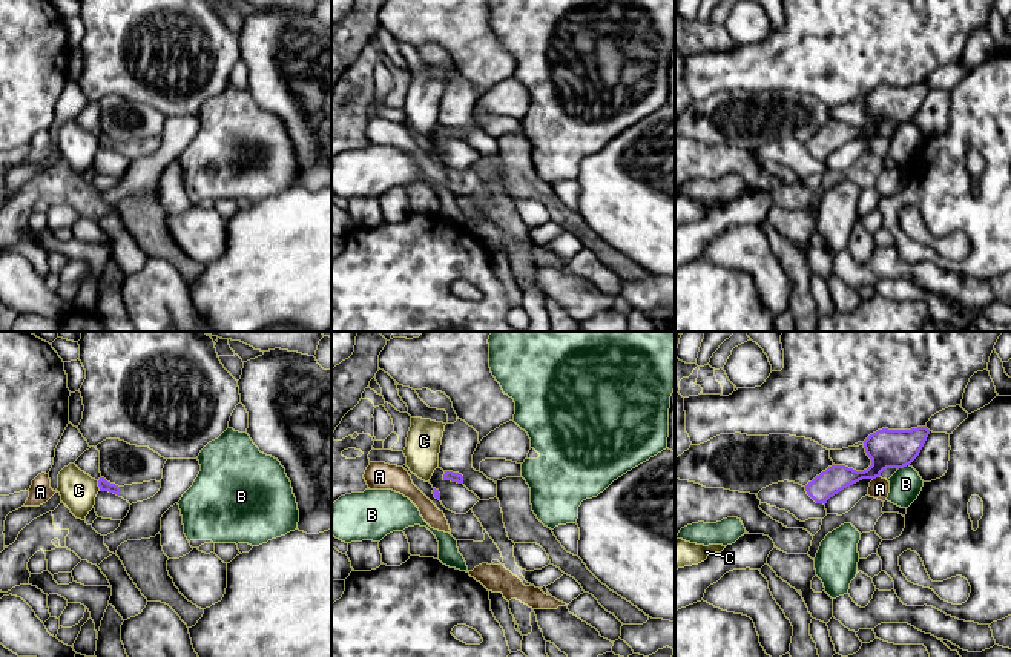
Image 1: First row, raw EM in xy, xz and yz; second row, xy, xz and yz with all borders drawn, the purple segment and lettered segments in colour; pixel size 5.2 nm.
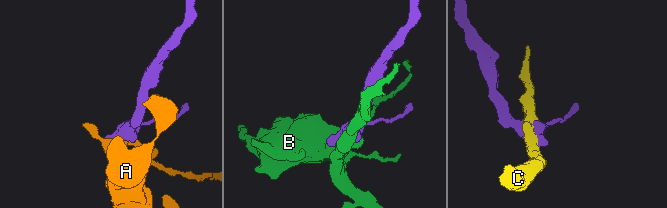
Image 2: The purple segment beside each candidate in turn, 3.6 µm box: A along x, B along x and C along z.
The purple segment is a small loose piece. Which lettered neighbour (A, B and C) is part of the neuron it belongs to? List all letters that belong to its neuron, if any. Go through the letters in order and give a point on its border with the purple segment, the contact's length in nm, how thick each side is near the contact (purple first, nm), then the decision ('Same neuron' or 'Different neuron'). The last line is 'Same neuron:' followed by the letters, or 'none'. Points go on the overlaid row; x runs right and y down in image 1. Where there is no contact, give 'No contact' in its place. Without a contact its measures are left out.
A: Touches purple at yz (876, 476). Shared border 50 nm. Thickness 200 nm (purple) against 110 nm. Different neuron
B: Touches purple at yz (902, 467). Shared border 70 nm. Thickness 200 nm (purple) against 170 nm. Different neuron
C: Touches purple at xy (98, 485). Shared border 60 nm. Thickness 60 nm (purple) against 190 nm. Different neuron
Same neuron: none

